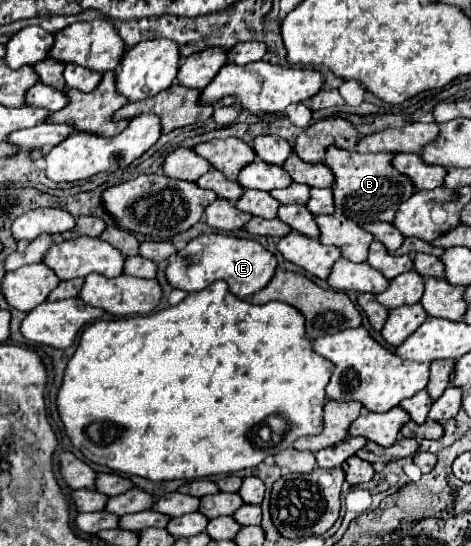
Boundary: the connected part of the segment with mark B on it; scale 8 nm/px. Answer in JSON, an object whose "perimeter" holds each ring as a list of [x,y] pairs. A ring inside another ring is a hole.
{"perimeter":[[[331,147],[325,153],[323,163],[333,171],[333,199],[335,199],[335,215],[349,217],[355,223],[369,223],[369,221],[385,221],[391,223],[399,205],[413,195],[413,183],[401,175],[391,165],[391,153],[349,153],[339,147]]]}

